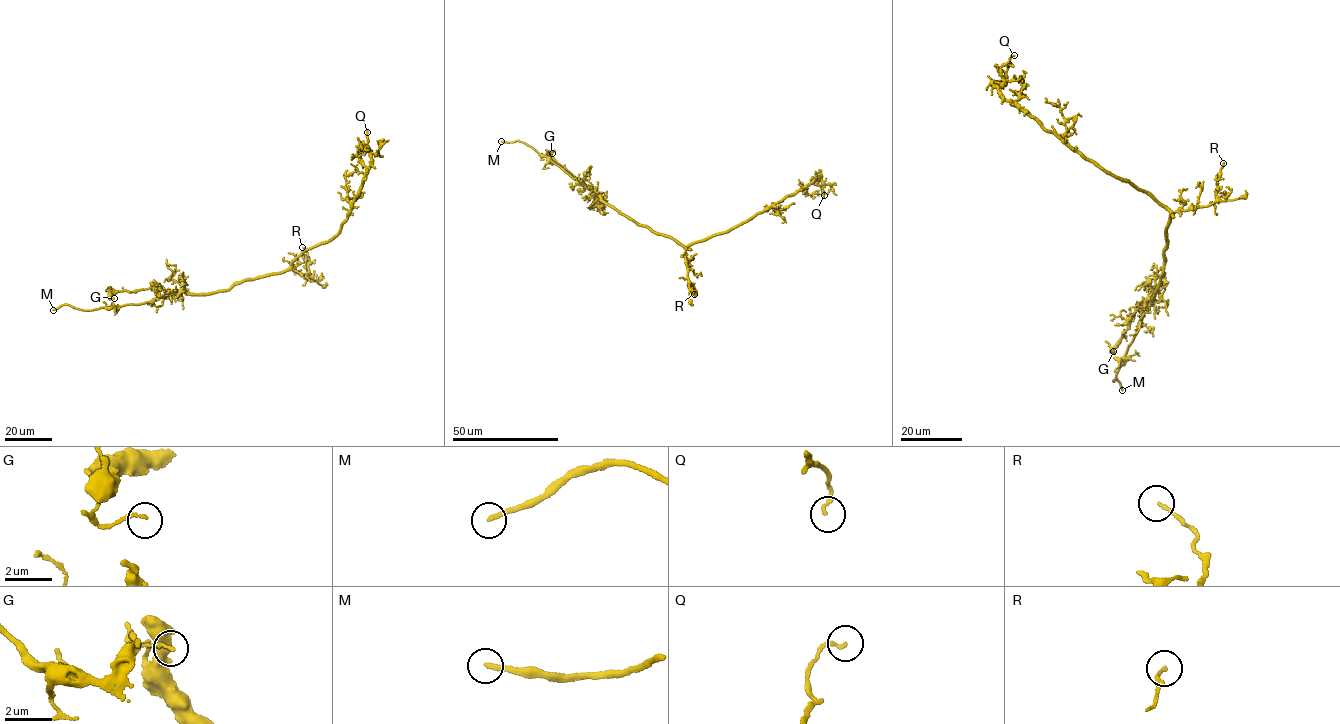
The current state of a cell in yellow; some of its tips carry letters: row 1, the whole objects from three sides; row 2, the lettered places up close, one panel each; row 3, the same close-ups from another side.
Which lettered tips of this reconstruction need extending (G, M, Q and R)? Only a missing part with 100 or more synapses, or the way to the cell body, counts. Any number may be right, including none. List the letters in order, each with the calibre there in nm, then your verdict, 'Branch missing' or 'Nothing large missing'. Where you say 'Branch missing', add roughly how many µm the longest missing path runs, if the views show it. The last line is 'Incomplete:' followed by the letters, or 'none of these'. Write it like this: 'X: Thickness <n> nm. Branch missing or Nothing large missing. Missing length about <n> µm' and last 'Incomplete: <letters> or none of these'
G: Thickness 120 nm. Nothing large missing
M: Thickness 200 nm. Branch missing. Missing length about 50 µm
Q: Thickness 150 nm. Nothing large missing
R: Thickness 120 nm. Nothing large missing
Incomplete: M

